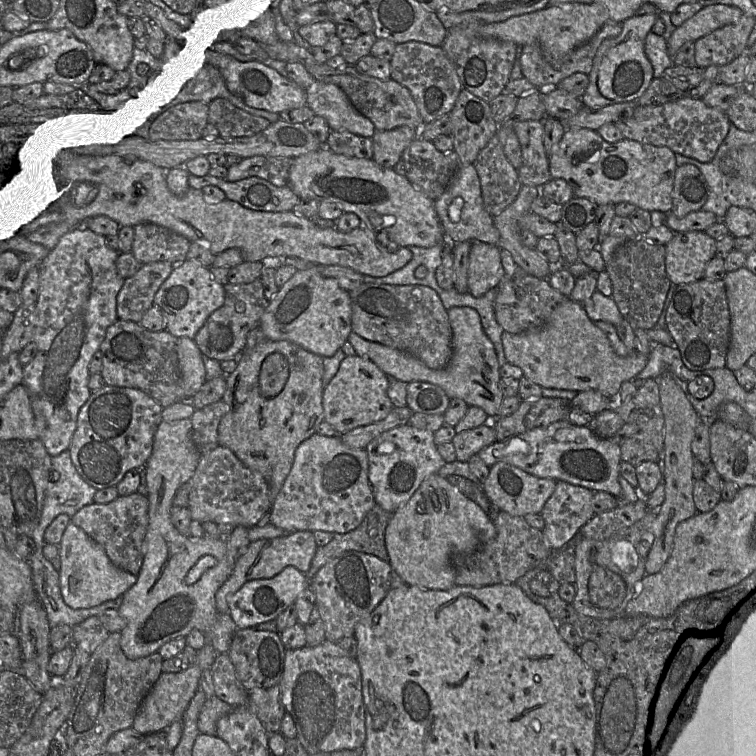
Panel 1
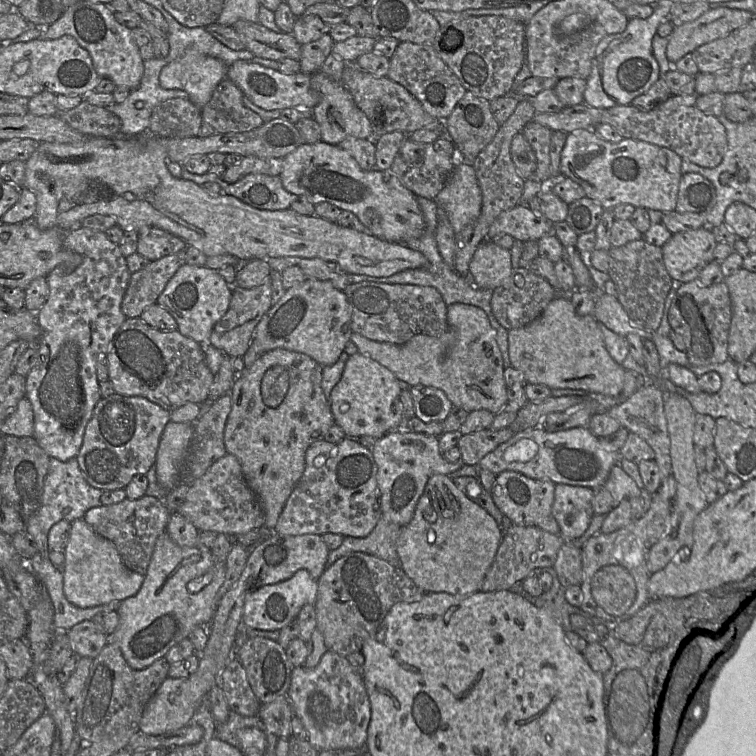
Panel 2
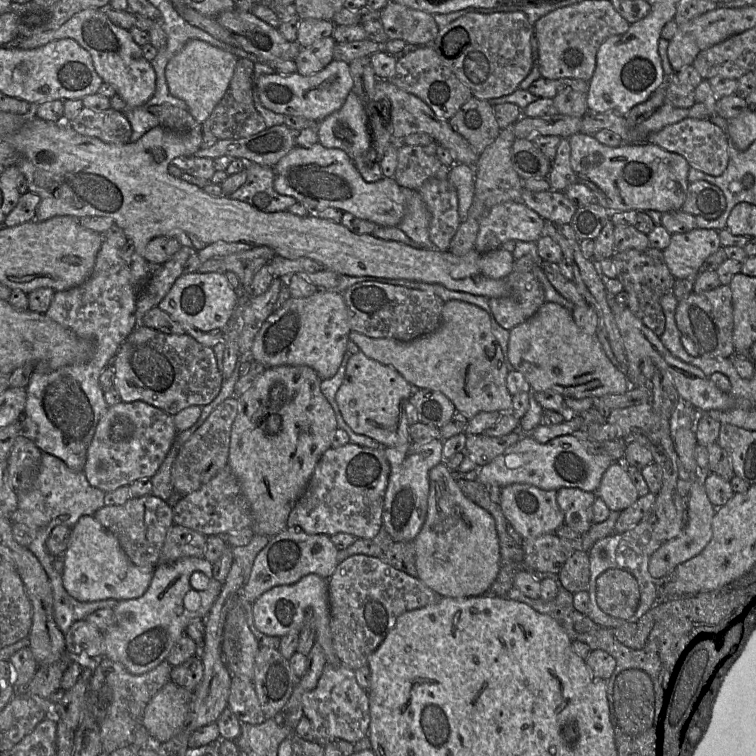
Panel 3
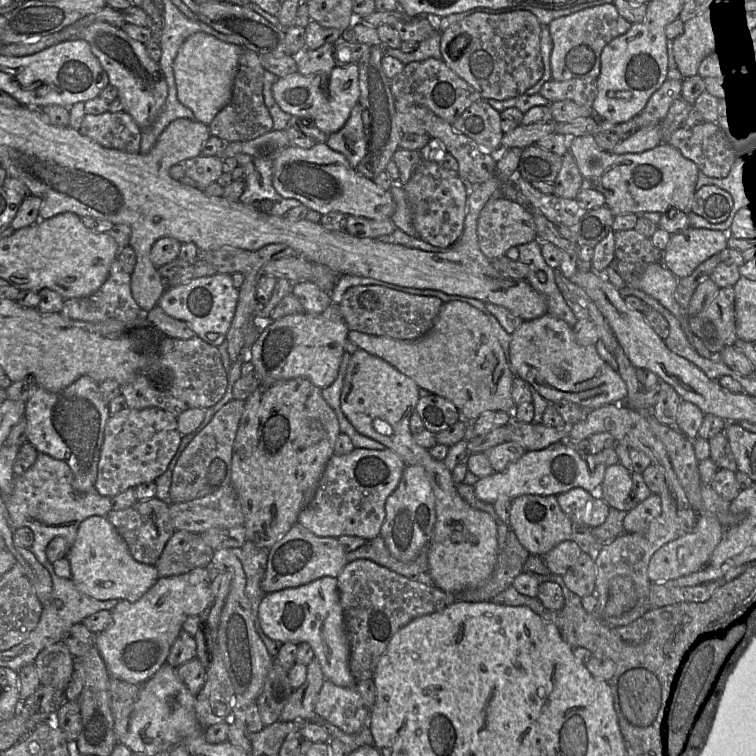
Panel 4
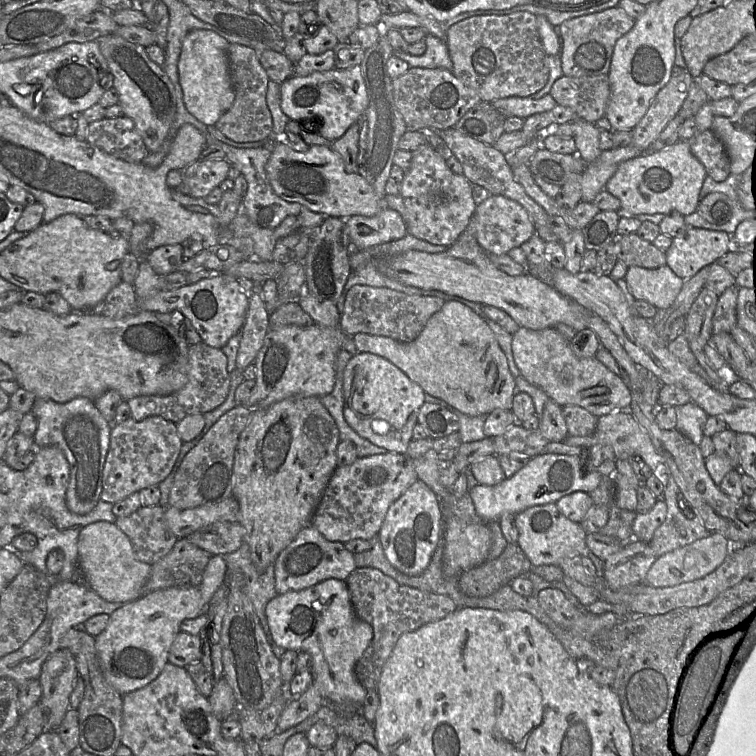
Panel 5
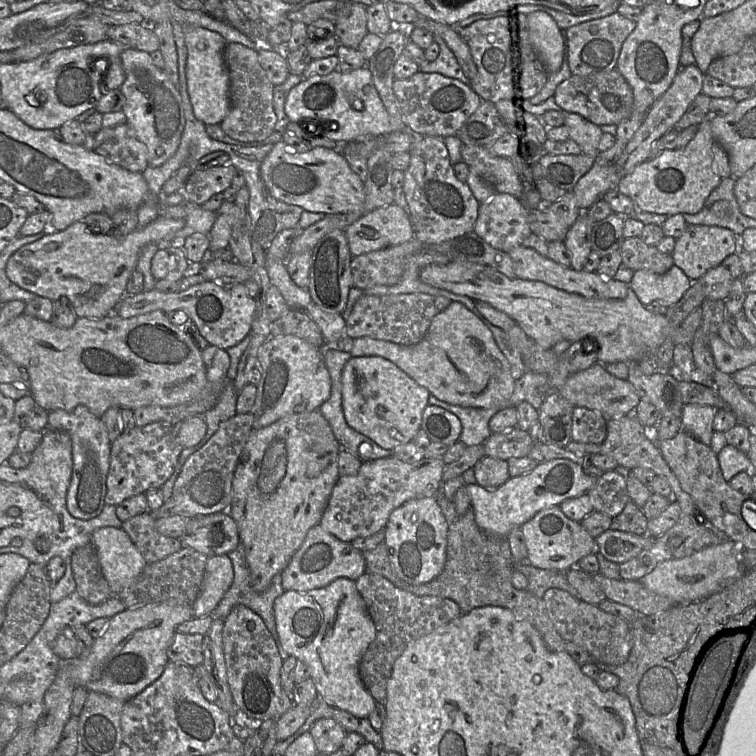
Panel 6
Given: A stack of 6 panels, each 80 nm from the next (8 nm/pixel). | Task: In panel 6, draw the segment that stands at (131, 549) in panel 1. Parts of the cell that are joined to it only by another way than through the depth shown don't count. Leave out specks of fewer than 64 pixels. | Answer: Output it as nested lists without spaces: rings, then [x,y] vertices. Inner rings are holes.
[[[148,510],[122,522],[121,526],[147,564],[158,562],[183,548],[180,539],[160,534],[155,523],[156,519]]]

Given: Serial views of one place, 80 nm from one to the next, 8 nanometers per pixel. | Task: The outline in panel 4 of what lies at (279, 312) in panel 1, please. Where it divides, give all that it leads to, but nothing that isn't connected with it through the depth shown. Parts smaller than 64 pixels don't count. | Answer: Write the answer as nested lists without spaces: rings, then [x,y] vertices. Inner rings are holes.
[[[333,302],[321,314],[304,311],[271,321],[249,351],[260,386],[303,377],[320,389],[328,387],[338,375],[348,332],[340,305]]]

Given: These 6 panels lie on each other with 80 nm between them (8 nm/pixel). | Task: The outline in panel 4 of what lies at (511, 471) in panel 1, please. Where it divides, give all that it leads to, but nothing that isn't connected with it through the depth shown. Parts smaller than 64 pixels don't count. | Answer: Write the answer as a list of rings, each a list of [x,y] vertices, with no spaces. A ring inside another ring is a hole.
[[[522,495],[511,500],[509,527],[531,555],[543,557],[559,543],[571,540],[573,523],[560,508],[557,496]]]

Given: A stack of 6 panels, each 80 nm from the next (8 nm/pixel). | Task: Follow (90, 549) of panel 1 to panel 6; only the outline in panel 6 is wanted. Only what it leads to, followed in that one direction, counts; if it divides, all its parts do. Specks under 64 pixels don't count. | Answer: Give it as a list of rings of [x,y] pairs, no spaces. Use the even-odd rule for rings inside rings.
[[[103,527],[93,532],[94,546],[102,573],[114,596],[132,583],[147,562],[122,528]]]

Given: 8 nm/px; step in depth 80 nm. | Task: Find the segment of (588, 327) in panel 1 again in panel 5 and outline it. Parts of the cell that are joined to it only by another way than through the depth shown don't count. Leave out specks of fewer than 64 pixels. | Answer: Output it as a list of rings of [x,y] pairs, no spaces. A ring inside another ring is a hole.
[[[520,327],[512,338],[512,353],[521,375],[531,384],[542,389],[549,399],[560,406],[578,405],[599,417],[628,409],[631,390],[622,378],[610,371],[595,356],[577,357],[566,340],[555,327],[531,330]]]

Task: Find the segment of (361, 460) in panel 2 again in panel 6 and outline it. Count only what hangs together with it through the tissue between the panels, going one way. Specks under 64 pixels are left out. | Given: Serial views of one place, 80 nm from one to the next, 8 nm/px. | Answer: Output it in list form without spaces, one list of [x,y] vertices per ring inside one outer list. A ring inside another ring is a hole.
[[[393,455],[362,462],[354,476],[340,476],[319,525],[343,542],[369,537],[385,530],[391,513],[407,501],[435,497],[440,491],[446,464],[442,457],[423,458],[415,463],[403,462]]]

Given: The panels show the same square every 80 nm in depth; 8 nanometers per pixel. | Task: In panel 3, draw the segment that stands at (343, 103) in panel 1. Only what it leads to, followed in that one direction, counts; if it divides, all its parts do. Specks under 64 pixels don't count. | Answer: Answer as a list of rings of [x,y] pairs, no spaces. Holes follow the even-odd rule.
[[[350,92],[339,110],[318,122],[319,143],[325,148],[338,148],[345,151],[354,161],[355,157],[363,155],[371,148],[367,123],[368,116],[363,103],[354,92]]]

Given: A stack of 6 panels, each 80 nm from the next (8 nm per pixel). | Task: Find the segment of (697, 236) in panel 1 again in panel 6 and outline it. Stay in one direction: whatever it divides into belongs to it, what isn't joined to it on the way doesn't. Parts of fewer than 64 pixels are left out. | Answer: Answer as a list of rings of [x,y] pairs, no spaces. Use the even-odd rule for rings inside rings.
[[[687,225],[682,236],[675,241],[671,254],[674,265],[682,269],[692,281],[699,280],[708,270],[721,265],[727,256],[743,250],[738,236],[731,230],[718,226]]]

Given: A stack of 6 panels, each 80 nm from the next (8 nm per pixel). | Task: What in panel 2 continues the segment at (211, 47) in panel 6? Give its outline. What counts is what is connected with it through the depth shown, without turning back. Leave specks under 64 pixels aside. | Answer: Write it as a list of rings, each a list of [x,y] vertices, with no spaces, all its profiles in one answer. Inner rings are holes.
[[[186,50],[173,62],[167,64],[161,71],[159,81],[163,89],[179,89],[188,94],[188,98],[202,109],[211,99],[212,94],[221,81],[227,78],[228,65],[218,58]]]

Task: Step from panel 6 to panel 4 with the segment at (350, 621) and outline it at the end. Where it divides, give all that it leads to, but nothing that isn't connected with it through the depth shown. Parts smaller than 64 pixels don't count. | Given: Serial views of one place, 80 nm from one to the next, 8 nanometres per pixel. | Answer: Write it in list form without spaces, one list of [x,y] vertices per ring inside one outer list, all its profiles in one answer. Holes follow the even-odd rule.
[[[324,576],[298,587],[267,593],[259,605],[258,619],[263,632],[274,641],[309,643],[325,680],[341,687],[357,688],[349,667],[349,642],[335,577]]]

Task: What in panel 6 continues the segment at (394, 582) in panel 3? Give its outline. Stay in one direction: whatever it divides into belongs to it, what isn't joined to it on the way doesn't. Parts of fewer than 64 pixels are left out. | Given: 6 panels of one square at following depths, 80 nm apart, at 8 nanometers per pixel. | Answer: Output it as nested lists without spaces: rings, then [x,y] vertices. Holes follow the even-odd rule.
[[[367,571],[355,582],[376,627],[376,638],[369,645],[359,663],[359,674],[375,701],[385,706],[387,683],[395,661],[409,644],[458,618],[462,610],[452,599],[417,596],[396,587],[383,576]]]

